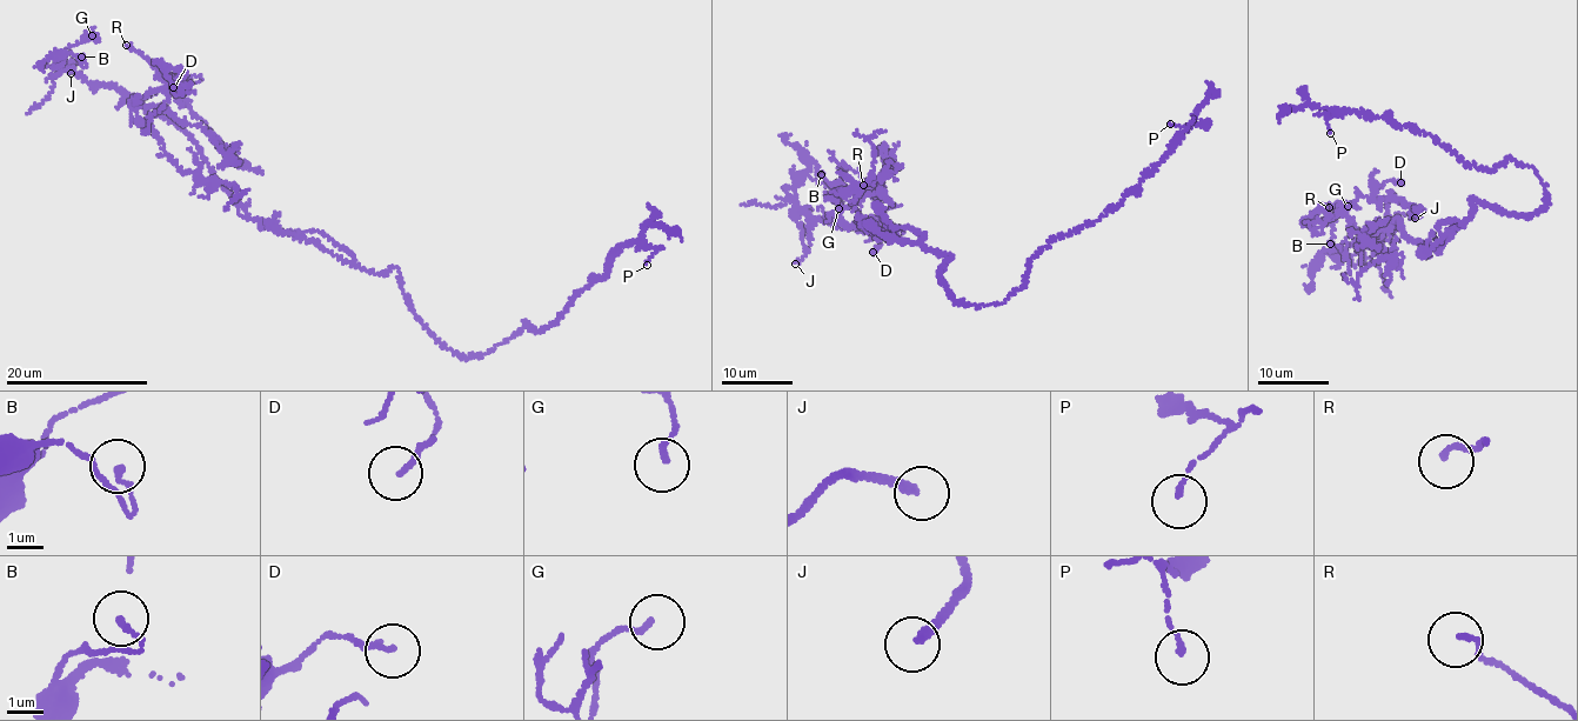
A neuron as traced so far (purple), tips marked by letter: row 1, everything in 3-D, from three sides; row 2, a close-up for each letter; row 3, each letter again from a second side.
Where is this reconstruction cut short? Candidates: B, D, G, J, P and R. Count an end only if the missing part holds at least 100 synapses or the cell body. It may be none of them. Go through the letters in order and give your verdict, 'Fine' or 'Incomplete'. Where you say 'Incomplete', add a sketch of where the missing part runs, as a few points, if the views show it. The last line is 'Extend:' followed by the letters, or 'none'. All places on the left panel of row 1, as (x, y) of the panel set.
B: Fine
D: Fine
G: Fine
J: Incomplete
P: Fine
R: Fine
Extend: J

